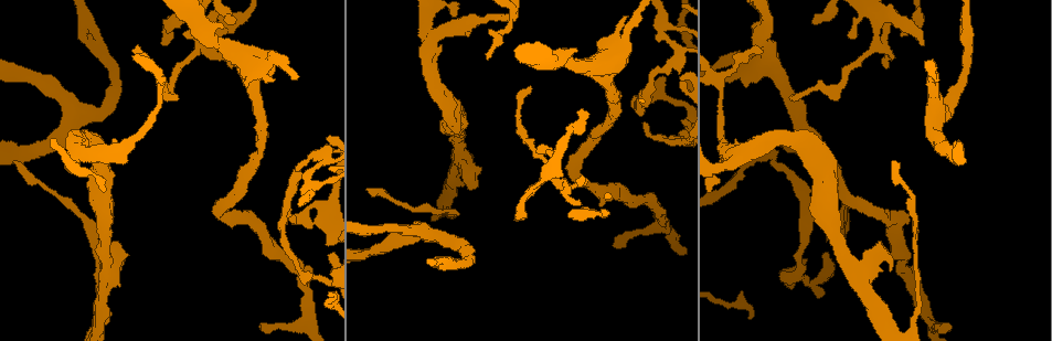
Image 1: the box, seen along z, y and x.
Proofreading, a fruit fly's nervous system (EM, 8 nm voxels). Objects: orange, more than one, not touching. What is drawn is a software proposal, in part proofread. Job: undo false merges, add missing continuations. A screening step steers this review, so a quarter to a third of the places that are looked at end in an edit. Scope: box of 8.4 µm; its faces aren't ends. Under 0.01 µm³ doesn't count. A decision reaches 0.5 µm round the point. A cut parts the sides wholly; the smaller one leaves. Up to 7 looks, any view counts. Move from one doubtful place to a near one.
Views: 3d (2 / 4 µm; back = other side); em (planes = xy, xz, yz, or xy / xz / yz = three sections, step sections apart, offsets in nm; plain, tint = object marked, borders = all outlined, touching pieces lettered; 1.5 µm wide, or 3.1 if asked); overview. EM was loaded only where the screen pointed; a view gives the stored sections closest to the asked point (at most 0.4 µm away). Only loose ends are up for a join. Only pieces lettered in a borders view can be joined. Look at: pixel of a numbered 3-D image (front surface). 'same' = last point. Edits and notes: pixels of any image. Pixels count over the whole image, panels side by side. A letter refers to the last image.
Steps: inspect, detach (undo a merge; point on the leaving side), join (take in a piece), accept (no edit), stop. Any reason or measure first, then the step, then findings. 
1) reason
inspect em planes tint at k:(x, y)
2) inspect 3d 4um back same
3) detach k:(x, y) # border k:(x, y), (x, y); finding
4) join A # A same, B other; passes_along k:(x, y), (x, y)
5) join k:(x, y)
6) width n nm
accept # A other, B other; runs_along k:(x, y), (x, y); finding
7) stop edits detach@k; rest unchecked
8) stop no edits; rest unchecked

calibre changes
inspect 3d 2um at 1:(719, 130)

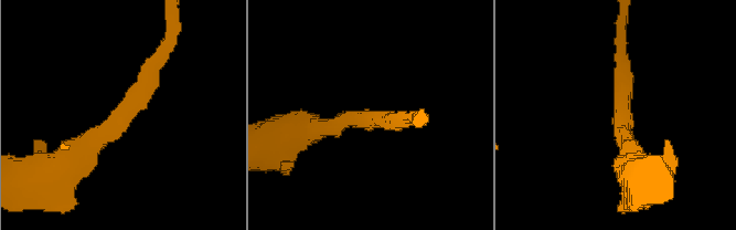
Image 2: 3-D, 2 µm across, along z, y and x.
shape alone is not enough
inspect em planes plain at 2:(360, 117)

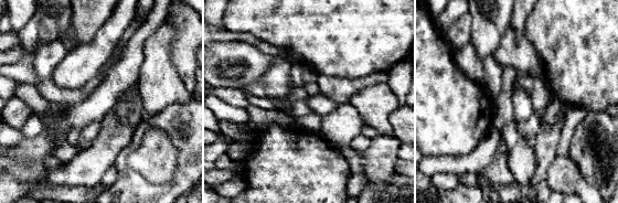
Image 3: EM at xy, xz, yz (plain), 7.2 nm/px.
inspect em planes borders same

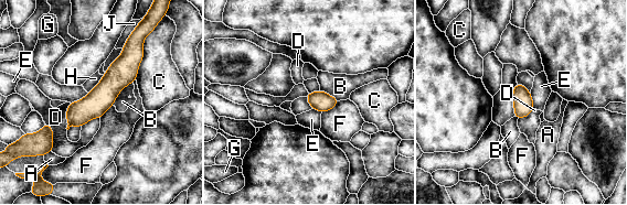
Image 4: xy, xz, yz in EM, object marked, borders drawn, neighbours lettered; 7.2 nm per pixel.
longest_contact C 320 nm
accept # A other, B other, C other, D other, E other, F other, G other, H other, J other; runs_along 4:(131, 43), (126, 67), (71, 122); one cell here

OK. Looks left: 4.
tapers out
inspect 3d 4um at 1:(885, 66)

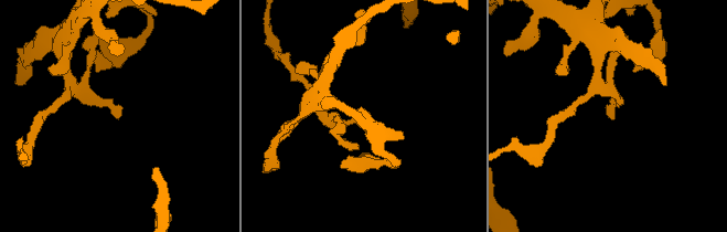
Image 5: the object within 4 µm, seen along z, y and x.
shape alone is not enough
inspect em planes borders at 5:(117, 116)

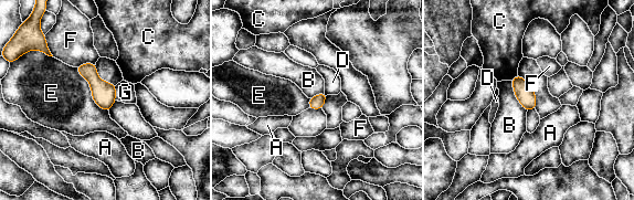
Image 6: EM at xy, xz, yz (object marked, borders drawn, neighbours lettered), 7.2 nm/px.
accept # A other, B other, C other, D other, E other, F other, G other; border 6:(510, 81), (517, 101), (527, 111); no lettered piece goes on from it

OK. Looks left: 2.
an open end
inspect em planes plain at 1:(311, 273)

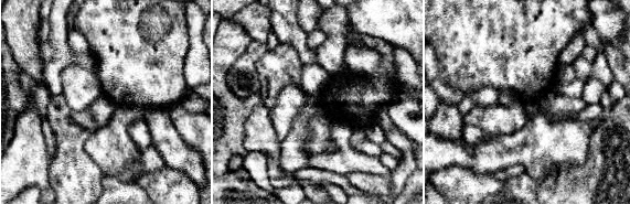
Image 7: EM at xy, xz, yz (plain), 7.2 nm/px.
see the neighbours
inspect em planes borders same

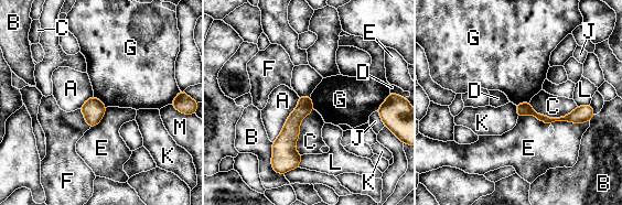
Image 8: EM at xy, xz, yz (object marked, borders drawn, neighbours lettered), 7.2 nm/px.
accept # A other, B other, C other, D other, E other, F other, G other, J other, K other, L other, M other; runs_along 8:(518, 107), (545, 119), (586, 112); none of them fits

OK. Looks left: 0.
stop no edits; rest unchecked

